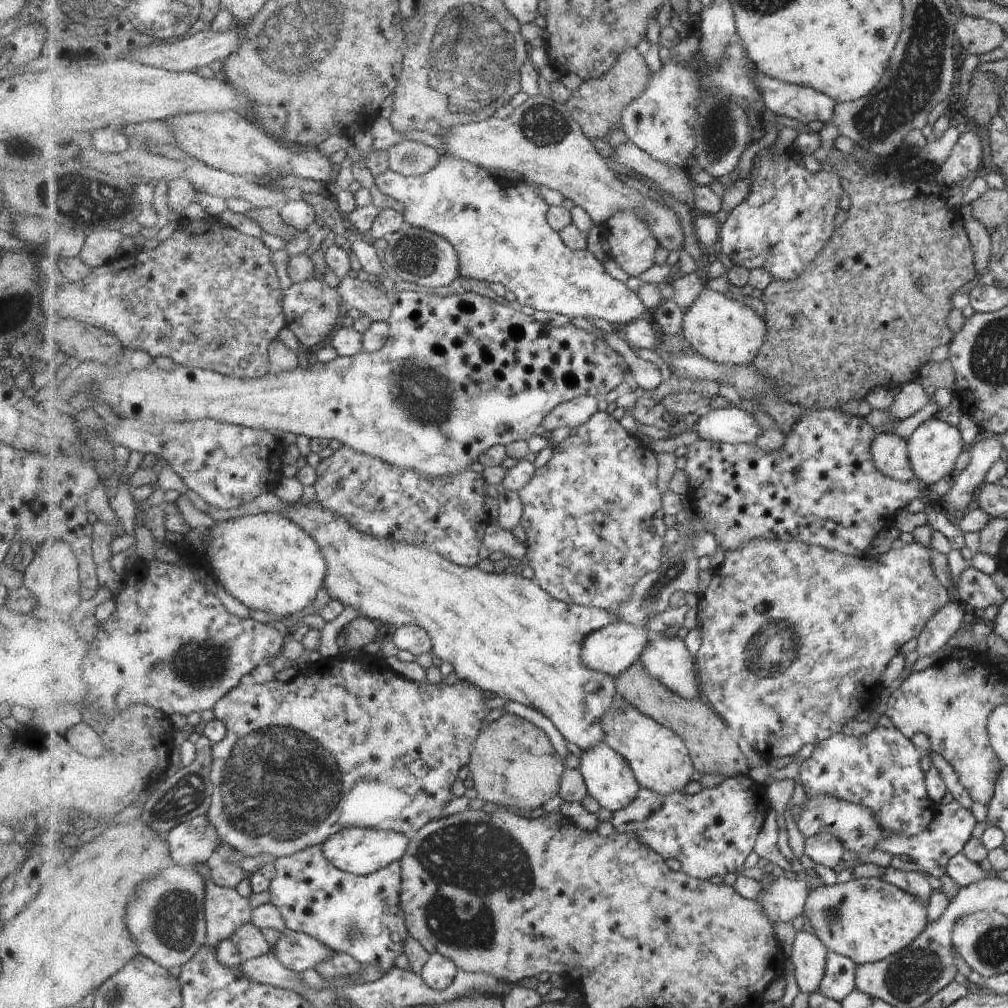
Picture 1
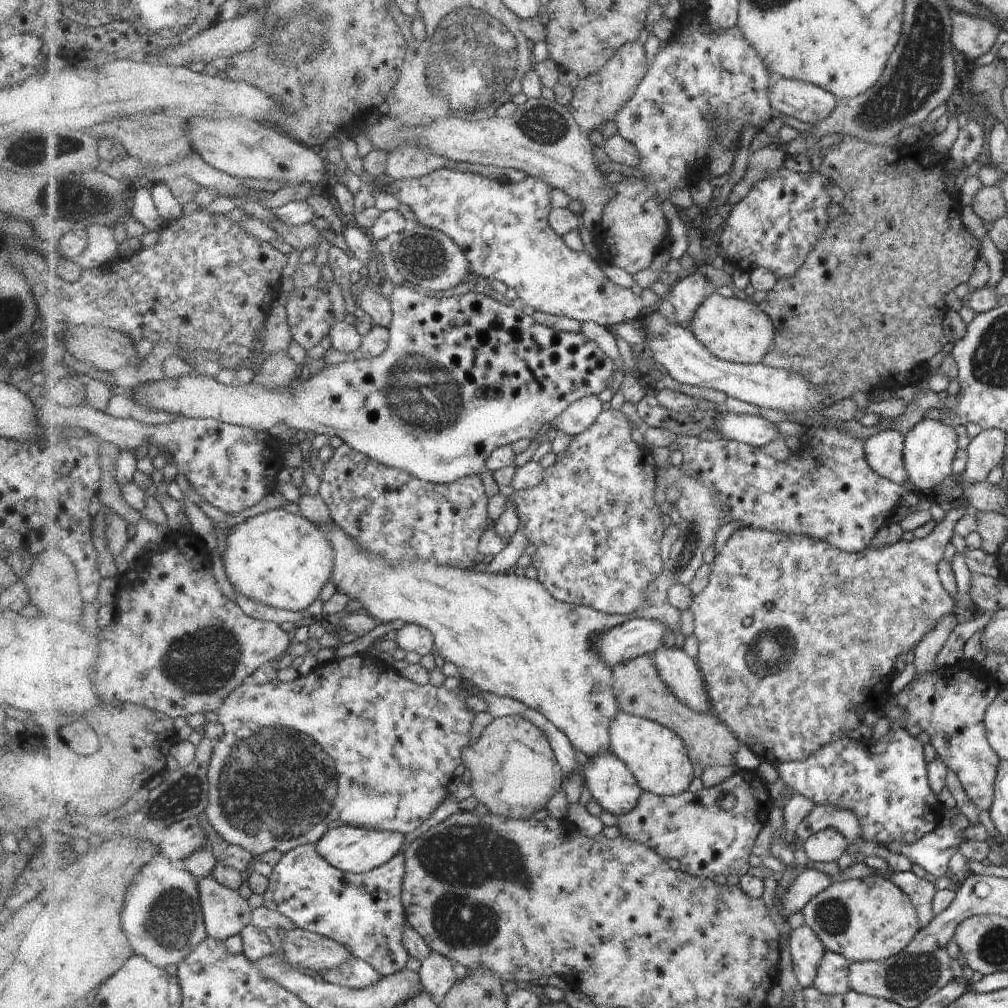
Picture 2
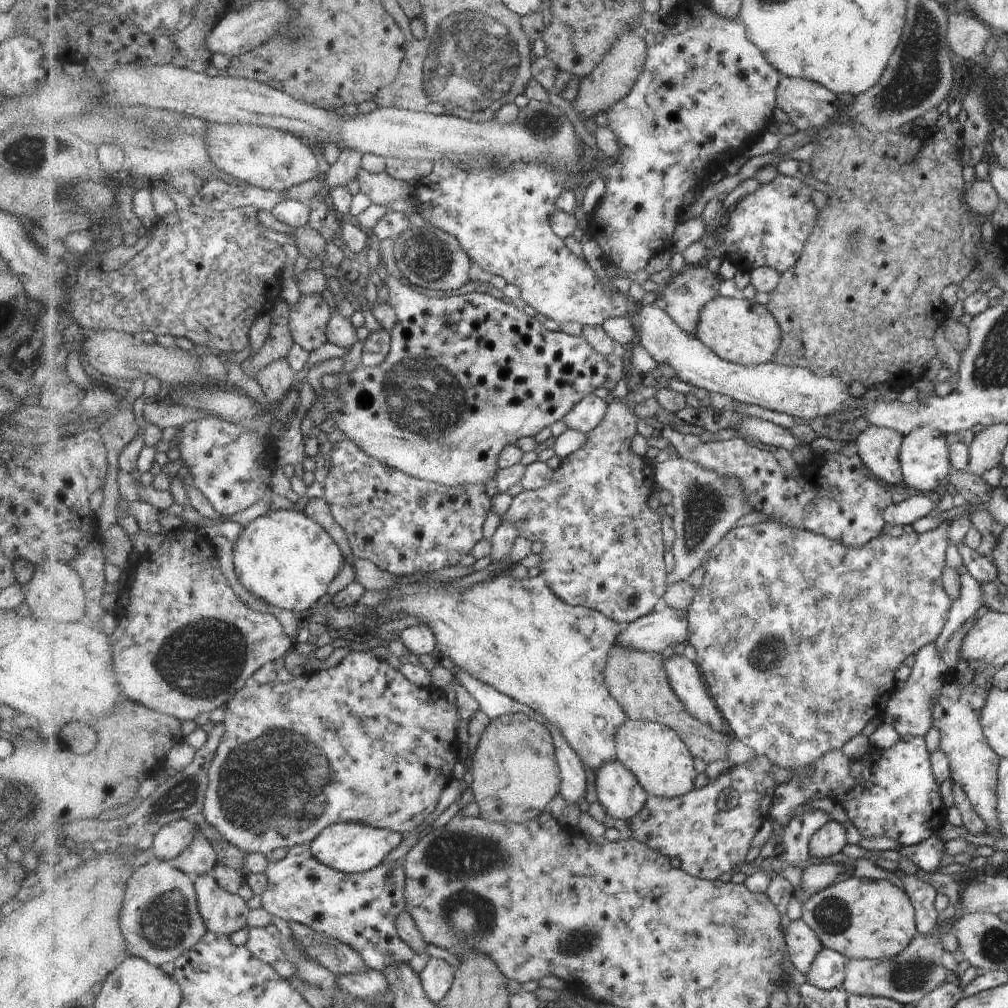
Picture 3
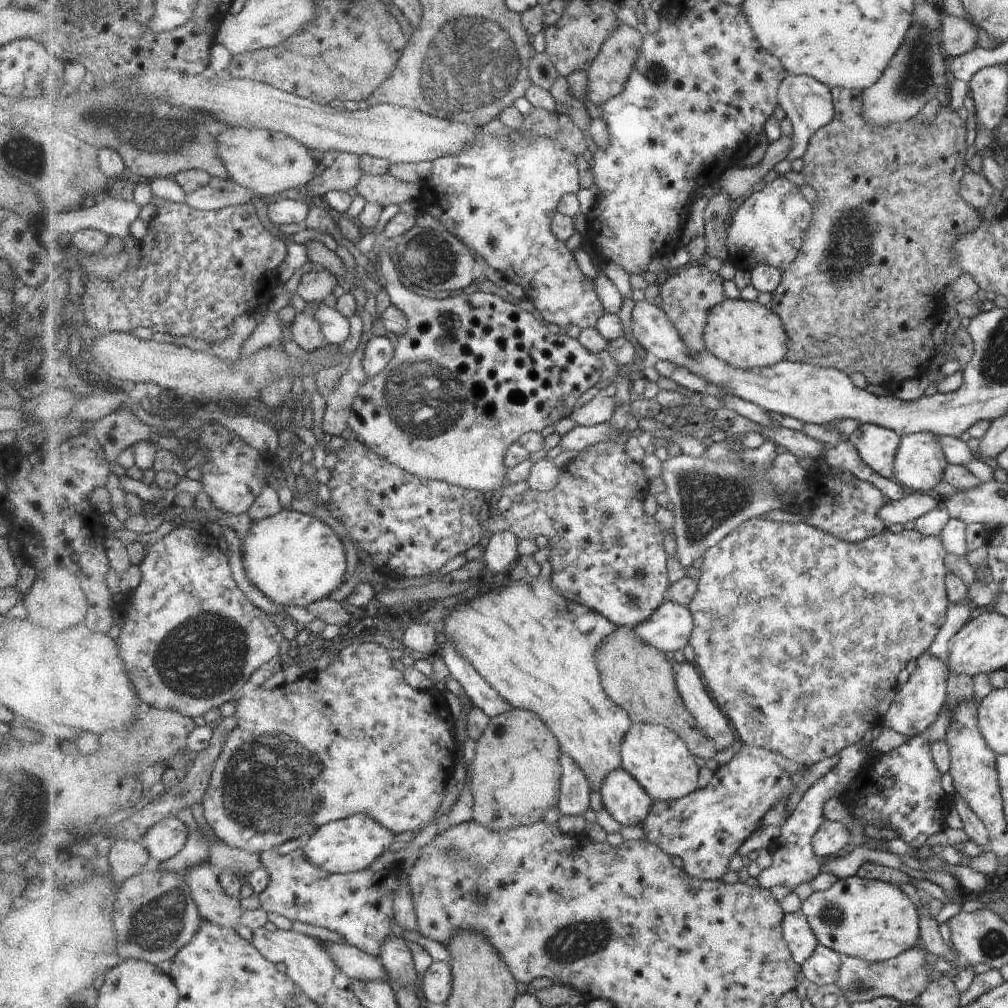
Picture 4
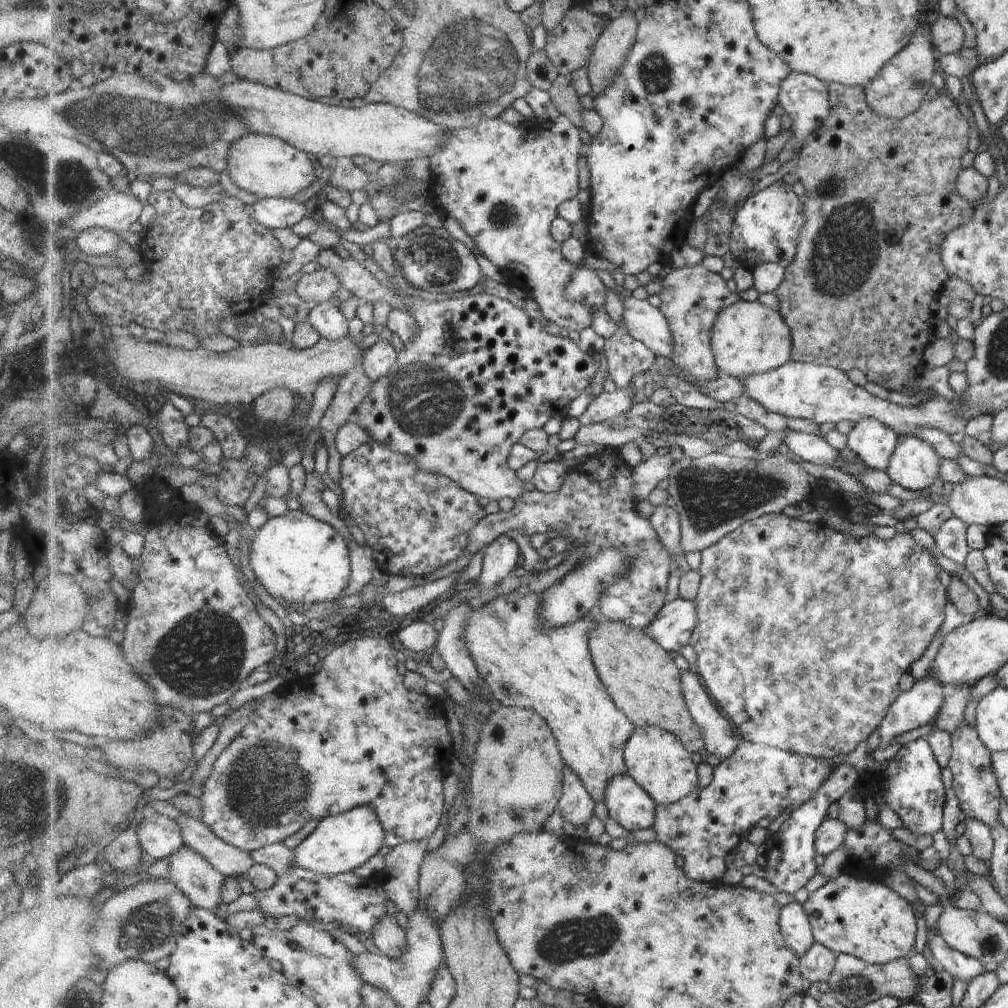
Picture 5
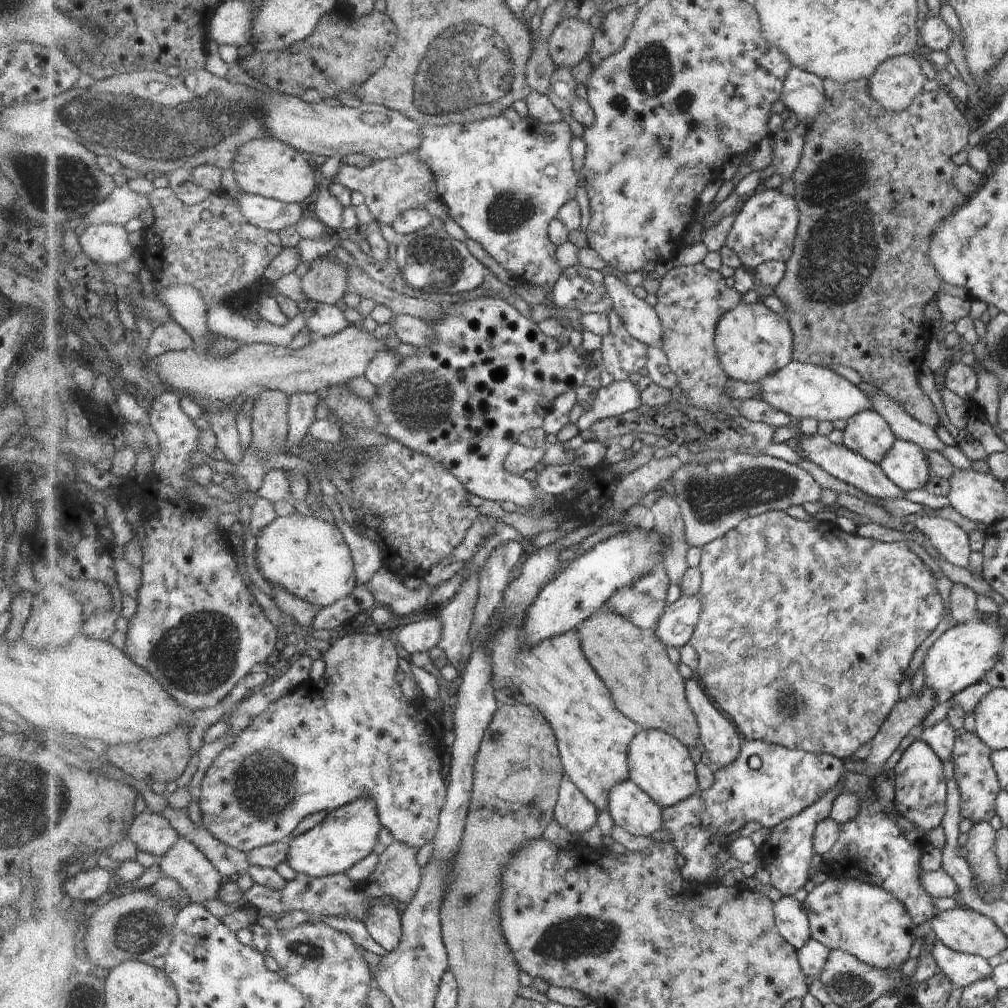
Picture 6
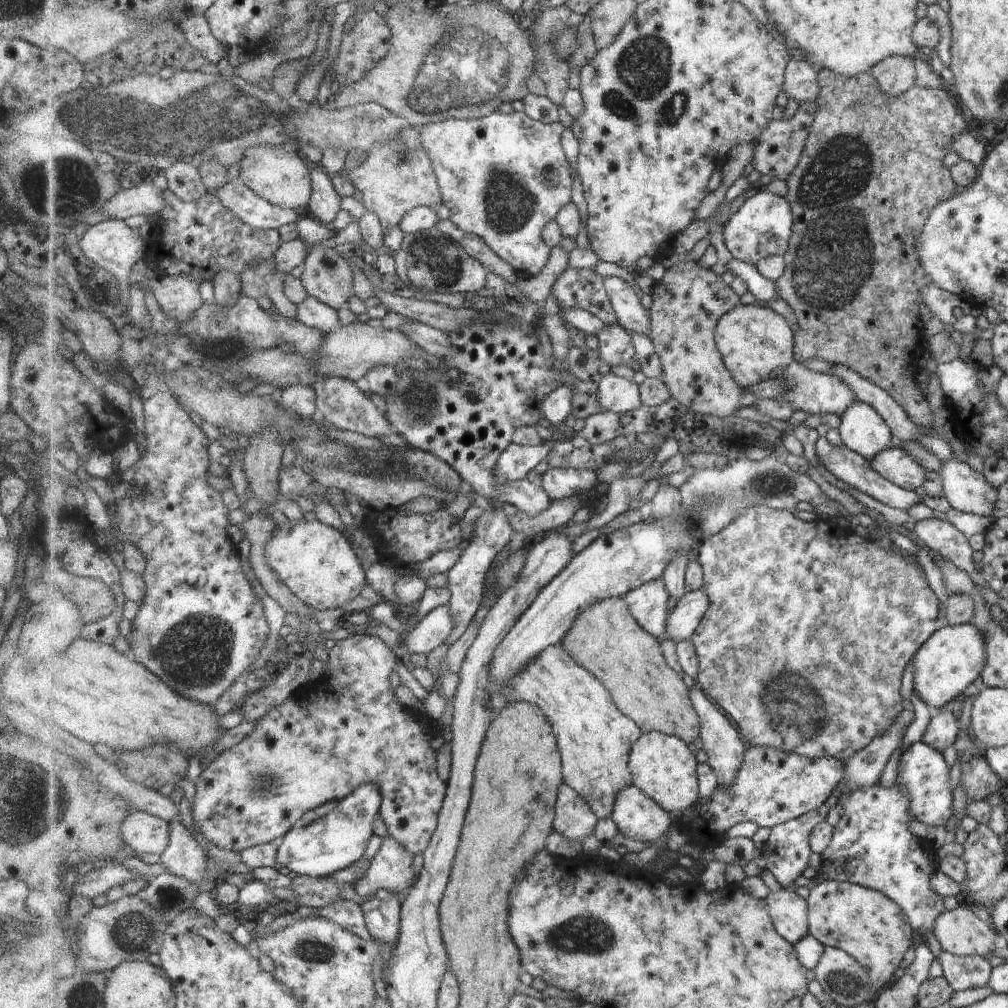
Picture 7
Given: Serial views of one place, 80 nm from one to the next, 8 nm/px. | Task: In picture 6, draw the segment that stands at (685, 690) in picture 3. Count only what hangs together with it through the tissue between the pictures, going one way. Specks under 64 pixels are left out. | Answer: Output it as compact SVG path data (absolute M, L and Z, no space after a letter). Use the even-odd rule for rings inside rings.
M686 680L686 695L700 726L700 742L714 768L733 765L740 756L741 738L731 720L713 706L698 680Z

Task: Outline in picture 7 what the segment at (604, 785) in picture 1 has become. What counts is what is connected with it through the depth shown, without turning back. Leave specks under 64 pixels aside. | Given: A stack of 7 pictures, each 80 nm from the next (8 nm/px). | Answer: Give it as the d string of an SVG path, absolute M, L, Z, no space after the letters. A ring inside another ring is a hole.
M635 785L617 793L611 817L624 836L641 842L659 840L674 824L670 812Z

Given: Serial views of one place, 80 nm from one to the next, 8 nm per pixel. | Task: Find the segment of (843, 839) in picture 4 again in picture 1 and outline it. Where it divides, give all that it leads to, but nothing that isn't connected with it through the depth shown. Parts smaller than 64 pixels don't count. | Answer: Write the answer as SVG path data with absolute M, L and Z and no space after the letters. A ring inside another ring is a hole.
M831 833L806 839L804 850L814 863L823 864L833 870L845 852L844 846Z

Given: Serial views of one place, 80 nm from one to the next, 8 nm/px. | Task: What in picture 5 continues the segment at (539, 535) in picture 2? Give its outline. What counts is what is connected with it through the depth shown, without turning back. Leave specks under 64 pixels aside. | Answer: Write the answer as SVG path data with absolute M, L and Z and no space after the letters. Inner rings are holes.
M621 328L617 334L606 339L603 352L608 360L610 376L617 388L632 386L633 376L650 370L655 364L654 352L646 344L625 333ZM610 447L597 449L597 453L590 459L577 464L574 468L570 468L563 486L557 492L544 493L534 488L532 491L525 491L515 501L514 507L510 511L498 511L497 514L485 515L484 520L473 529L470 545L465 553L474 554L477 550L485 551L485 548L494 540L512 531L525 534L528 537L538 532L556 532L557 538L563 536L570 538L571 545L565 551L569 554L575 548L581 547L584 554L582 559L578 560L569 572L573 572L581 564L586 565L606 550L611 548L620 550L622 555L626 555L631 560L630 565L626 568L626 573L616 583L607 585L606 589L600 594L596 613L603 620L619 621L635 629L645 630L655 620L657 613L665 604L669 571L674 564L668 548L660 539L650 519L639 516L639 512L635 509L638 501L634 496L634 487L636 486L634 469L621 459L617 449Z

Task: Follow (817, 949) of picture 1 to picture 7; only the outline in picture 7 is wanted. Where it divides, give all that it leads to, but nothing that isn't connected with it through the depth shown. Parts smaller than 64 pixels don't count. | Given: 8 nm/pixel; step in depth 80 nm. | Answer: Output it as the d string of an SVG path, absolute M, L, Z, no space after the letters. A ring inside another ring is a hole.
M774 889L766 898L777 932L794 946L810 934L807 899L793 890Z

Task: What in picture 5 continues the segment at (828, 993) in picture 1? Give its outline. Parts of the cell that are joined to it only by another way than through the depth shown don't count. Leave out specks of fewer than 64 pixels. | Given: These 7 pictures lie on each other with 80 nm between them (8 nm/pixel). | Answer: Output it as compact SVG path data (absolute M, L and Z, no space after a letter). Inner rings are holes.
M815 943L800 958L800 971L811 983L827 983L833 974L836 963L836 952L822 944Z

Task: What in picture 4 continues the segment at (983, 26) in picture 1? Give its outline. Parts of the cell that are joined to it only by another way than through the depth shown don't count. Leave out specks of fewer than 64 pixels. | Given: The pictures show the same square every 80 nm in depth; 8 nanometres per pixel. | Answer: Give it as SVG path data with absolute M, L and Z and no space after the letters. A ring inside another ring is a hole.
M944 14L940 22L940 41L943 52L951 56L960 57L975 47L977 40L974 25L963 17Z

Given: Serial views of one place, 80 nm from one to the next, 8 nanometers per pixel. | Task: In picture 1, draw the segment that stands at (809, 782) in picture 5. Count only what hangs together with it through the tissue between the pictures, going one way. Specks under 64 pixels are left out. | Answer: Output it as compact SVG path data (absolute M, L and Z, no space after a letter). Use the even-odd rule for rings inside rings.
M739 775L727 778L714 789L703 789L696 795L688 795L683 791L662 795L647 787L641 787L637 798L629 806L612 813L609 820L616 832L633 833L665 860L678 860L685 874L707 881L713 876L722 877L744 868L747 856L755 850L758 834L771 807L772 802L768 797L766 784L757 783L749 775Z

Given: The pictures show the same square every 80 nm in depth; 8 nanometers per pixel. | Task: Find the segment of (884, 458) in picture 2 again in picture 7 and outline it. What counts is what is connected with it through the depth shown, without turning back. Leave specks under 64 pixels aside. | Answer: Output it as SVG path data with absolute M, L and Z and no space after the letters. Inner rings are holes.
M855 400L854 404L850 405L850 408L839 418L840 425L836 429L842 444L864 459L869 461L875 457L877 453L881 453L891 446L893 436L891 430L889 430L889 426L868 403Z

